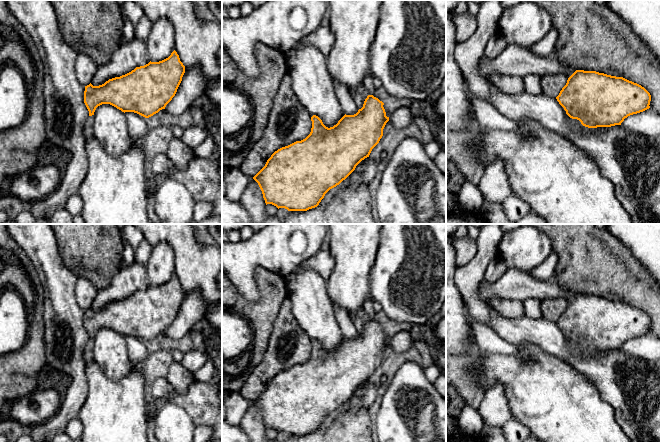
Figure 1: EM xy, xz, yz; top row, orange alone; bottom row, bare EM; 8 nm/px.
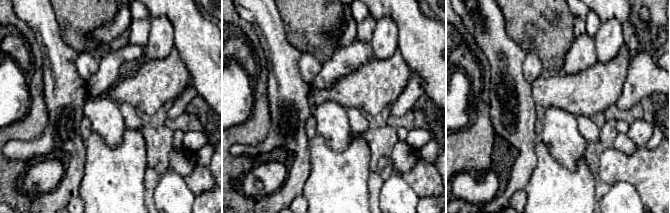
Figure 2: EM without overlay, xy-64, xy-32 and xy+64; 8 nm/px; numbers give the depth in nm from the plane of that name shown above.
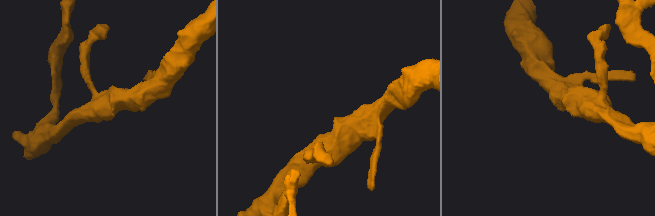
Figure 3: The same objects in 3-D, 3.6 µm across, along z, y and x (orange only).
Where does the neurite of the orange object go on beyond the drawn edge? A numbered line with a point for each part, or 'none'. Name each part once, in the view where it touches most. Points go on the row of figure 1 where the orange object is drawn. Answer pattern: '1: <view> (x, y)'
1: xy (88, 131)

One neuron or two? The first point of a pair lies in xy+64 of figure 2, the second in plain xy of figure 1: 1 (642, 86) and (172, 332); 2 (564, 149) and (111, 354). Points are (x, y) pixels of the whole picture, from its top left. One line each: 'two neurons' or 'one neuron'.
1: one neuron
2: one neuron

